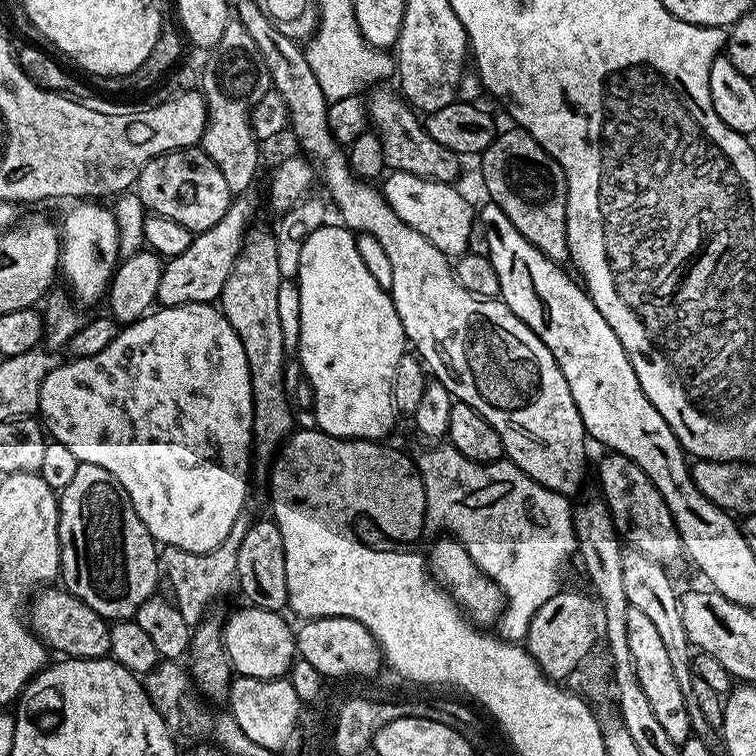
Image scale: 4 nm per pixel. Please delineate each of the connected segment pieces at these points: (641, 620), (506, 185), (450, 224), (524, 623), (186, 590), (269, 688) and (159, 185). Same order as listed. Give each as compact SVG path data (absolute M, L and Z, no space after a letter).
M629 608L626 614L626 633L630 651L634 654L638 681L650 700L651 709L654 710L659 725L666 730L667 737L672 739L676 745L685 744L692 735L690 714L686 714L686 698L684 697L686 689L678 686L678 682L670 670L670 654L666 654L666 645L663 644L658 629L654 627L654 622L650 622L647 614L642 614L642 610Z
M512 126L509 132L501 131L492 145L479 157L480 172L484 175L487 199L497 204L514 222L522 234L542 254L557 262L569 259L566 234L566 202L568 183L562 166L526 131Z
M389 171L383 177L382 191L386 202L406 222L406 226L414 226L422 238L430 238L438 250L442 250L449 258L459 258L469 251L468 243L472 240L472 224L474 228L474 204L467 200L456 189L455 183L443 184L437 180L427 180L418 174Z
M447 442L428 446L420 457L415 457L414 463L424 483L427 527L437 528L437 533L448 533L459 540L477 566L502 589L506 603L504 615L498 621L499 635L509 642L523 641L542 602L561 591L560 571L568 555L577 551L576 531L573 528L574 508L569 497L551 492L549 488L534 482L507 458L494 460L491 464L479 464L476 460L466 459Z
M245 508L240 511L230 528L230 533L224 542L212 551L192 552L182 550L180 547L165 545L160 552L162 570L172 588L172 598L182 618L188 627L194 628L205 617L206 608L214 598L235 589L237 585L237 556L238 547L241 546L242 538L246 536L246 530L254 522L251 509Z
M237 675L230 689L231 700L230 711L242 734L246 734L250 742L258 742L258 746L279 750L295 732L298 732L302 701L298 698L291 679L263 680Z
M196 146L164 152L161 156L146 162L146 166L136 179L134 192L140 195L140 200L148 207L149 213L170 218L193 234L210 230L226 214L230 203L230 193L226 186L226 178L222 178L222 170L218 170L218 166L214 166L212 159Z

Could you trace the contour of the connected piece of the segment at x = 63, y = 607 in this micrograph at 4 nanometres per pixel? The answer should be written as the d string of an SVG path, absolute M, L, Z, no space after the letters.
M44 586L31 597L30 627L53 653L64 658L98 660L109 655L110 624L60 586Z

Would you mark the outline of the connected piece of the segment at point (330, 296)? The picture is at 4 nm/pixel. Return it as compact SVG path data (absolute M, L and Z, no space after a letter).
M333 222L321 223L319 228L315 228L302 242L302 250L298 258L298 267L294 283L296 283L296 296L300 299L300 368L304 371L304 376L308 379L308 384L312 387L311 407L316 413L316 428L319 431L337 436L343 440L370 440L373 442L383 441L383 436L388 436L392 432L392 427L396 424L398 413L394 402L394 370L398 370L398 362L406 354L406 337L404 327L398 318L398 310L394 306L391 295L382 285L376 281L374 273L368 269L368 264L364 261L364 256L360 253L360 248L356 245L357 237L349 229Z

